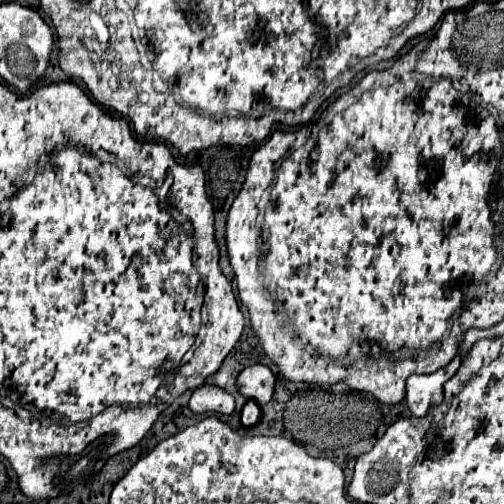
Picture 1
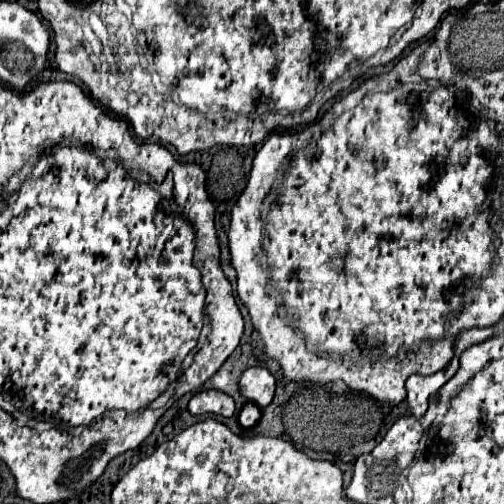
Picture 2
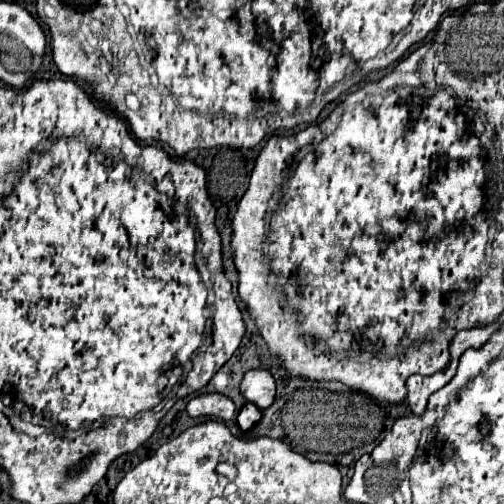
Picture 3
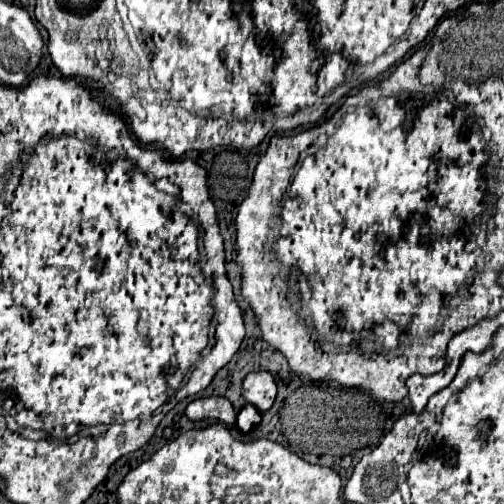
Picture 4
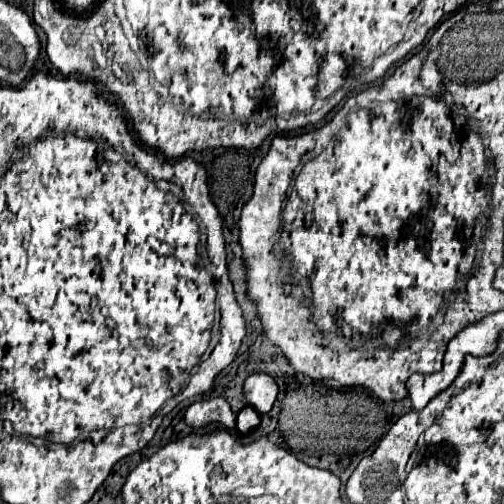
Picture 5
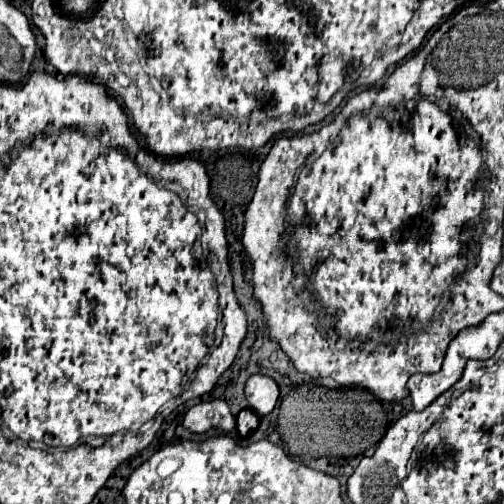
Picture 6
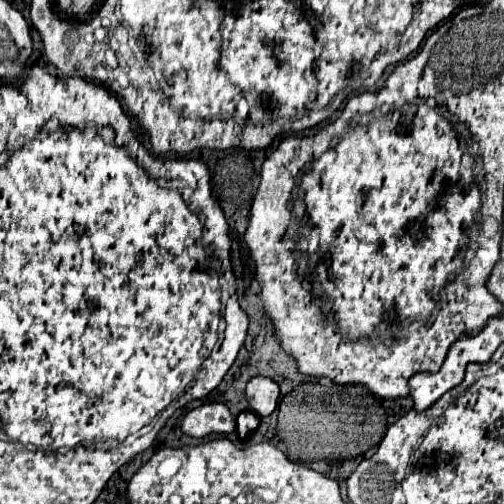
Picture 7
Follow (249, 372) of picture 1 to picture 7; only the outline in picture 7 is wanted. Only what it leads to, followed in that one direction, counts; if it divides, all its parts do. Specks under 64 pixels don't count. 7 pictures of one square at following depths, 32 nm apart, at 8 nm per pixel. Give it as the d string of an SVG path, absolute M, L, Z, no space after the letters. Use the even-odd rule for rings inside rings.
M254 376L246 386L248 404L258 416L268 416L274 412L278 394L280 394L278 384L266 376Z

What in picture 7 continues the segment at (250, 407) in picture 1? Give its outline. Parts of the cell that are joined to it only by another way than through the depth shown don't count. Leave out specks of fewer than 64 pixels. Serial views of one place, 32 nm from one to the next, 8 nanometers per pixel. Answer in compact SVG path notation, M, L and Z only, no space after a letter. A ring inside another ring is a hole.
M244 410L244 412L240 412L240 416L236 418L236 432L238 432L238 436L240 438L246 438L250 432L254 432L256 428L258 428L258 424L260 424L260 418L254 414L254 412L250 412L250 410Z

